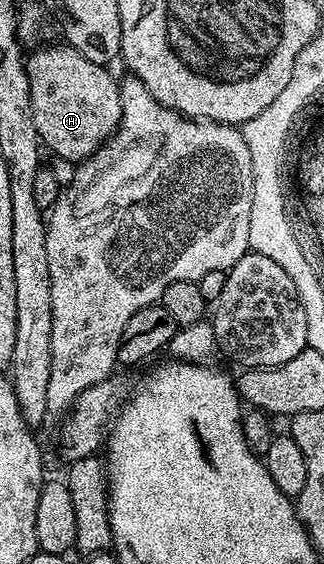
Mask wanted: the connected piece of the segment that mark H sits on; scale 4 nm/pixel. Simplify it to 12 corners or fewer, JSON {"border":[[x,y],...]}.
{"border":[[66,43],[26,58],[37,135],[82,163],[121,119],[120,82]]}

